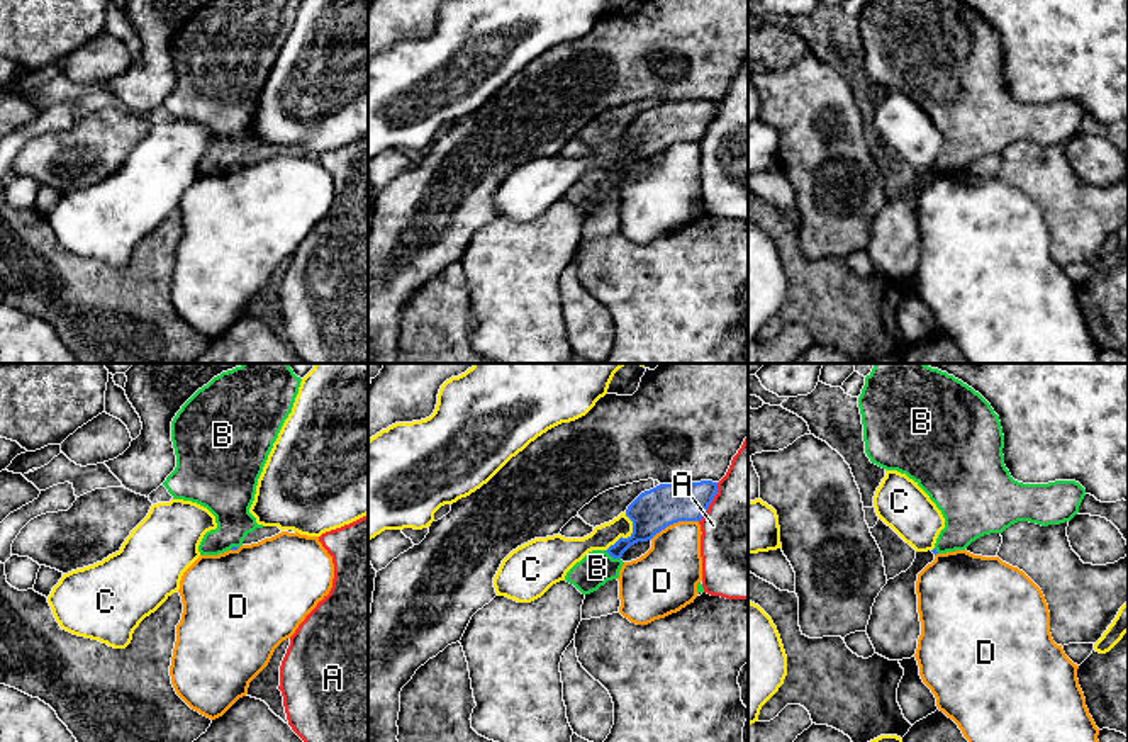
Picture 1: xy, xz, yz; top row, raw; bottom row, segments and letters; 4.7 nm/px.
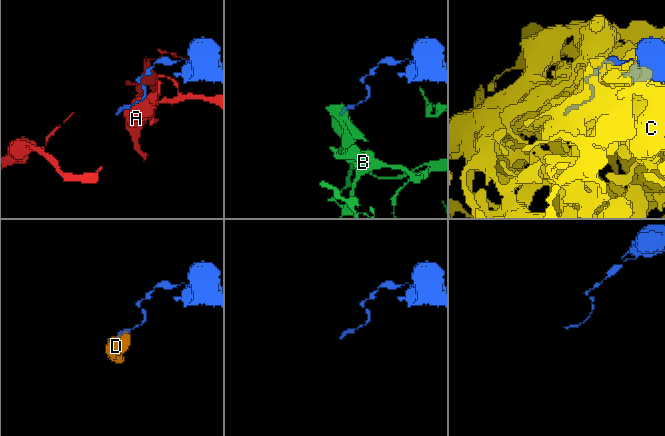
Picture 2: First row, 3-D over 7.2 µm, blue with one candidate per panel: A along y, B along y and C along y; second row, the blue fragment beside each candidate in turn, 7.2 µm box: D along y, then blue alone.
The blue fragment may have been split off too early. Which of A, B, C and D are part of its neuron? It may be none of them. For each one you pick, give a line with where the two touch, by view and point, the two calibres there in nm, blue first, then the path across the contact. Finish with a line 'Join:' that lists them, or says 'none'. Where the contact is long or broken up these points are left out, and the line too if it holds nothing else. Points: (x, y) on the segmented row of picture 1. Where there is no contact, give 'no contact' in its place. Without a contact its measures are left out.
B: xz (613, 557) | 160/160 nm | across xz (648, 518), (645, 527), (613, 557), (597, 567)
Join: B

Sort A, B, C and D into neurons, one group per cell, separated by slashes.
A / B / C D

